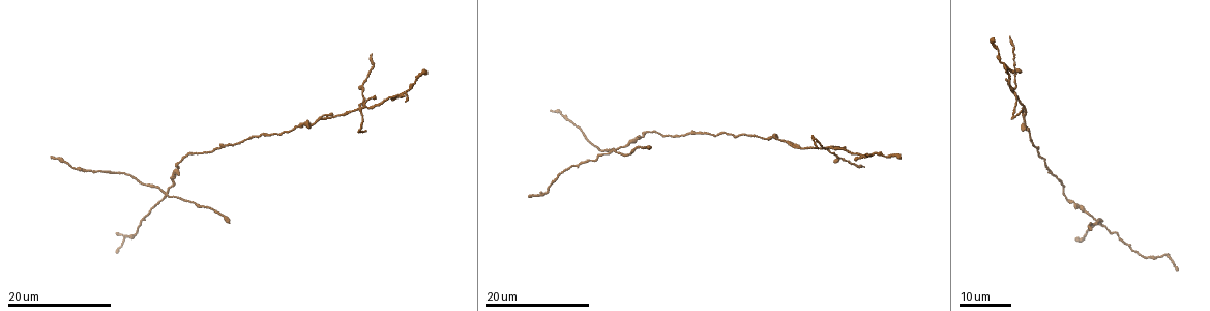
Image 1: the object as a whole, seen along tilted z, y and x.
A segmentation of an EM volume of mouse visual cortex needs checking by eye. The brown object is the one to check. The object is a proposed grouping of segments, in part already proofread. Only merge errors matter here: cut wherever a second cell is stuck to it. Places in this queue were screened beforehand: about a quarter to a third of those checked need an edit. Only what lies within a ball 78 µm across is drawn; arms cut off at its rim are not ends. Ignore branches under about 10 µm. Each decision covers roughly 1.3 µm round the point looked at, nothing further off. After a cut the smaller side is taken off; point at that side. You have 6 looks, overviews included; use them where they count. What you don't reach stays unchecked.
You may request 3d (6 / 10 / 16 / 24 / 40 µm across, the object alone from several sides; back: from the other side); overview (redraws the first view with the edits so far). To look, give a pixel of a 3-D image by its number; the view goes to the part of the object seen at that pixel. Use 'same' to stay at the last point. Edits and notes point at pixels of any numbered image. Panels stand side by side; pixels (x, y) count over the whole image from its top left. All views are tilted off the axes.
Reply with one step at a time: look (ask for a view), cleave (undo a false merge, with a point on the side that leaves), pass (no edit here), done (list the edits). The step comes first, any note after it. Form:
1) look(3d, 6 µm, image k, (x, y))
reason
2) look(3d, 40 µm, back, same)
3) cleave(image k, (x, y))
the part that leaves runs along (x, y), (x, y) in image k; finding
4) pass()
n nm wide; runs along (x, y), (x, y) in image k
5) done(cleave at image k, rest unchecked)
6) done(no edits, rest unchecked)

look(3d, 16 µm, image 1, (297, 127))
sudden change in width

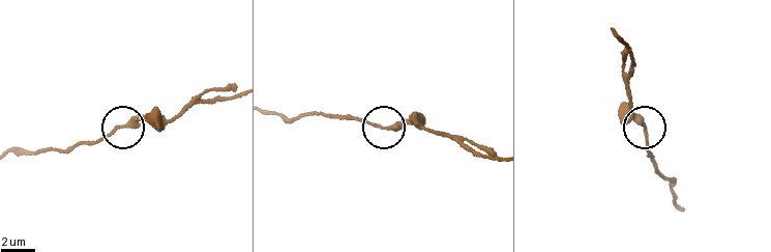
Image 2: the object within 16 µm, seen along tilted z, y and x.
look(3d, 10 µm, image 2, (640, 123))

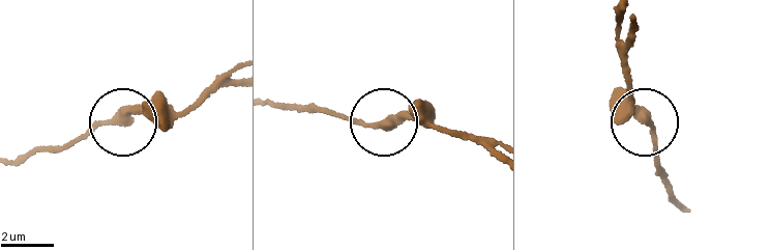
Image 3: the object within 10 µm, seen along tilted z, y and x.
pass()
all the same cell

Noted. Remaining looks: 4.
look(3d, 24 µm, image 1, (359, 109))

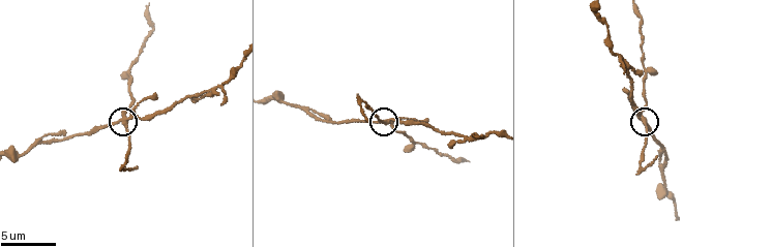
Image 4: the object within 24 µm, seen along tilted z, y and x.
look(3d, 6 µm, image 4, (386, 124))

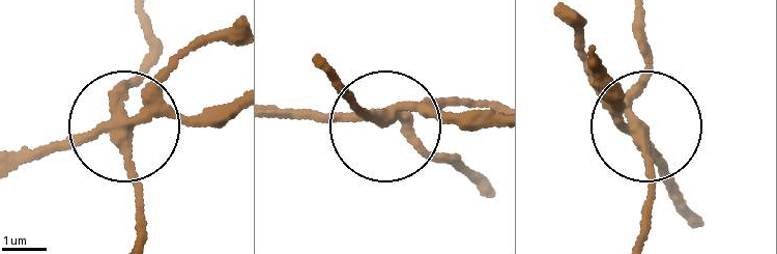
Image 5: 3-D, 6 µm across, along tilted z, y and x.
cleave(image 5, (136, 185))
260 nm wide; the part that leaves runs along (116, 121), (116, 93), (147, 56), (145, 13) in image 5; a second cell is stuck on

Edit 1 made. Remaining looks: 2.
done(cleave at image 5, rest unchecked)

